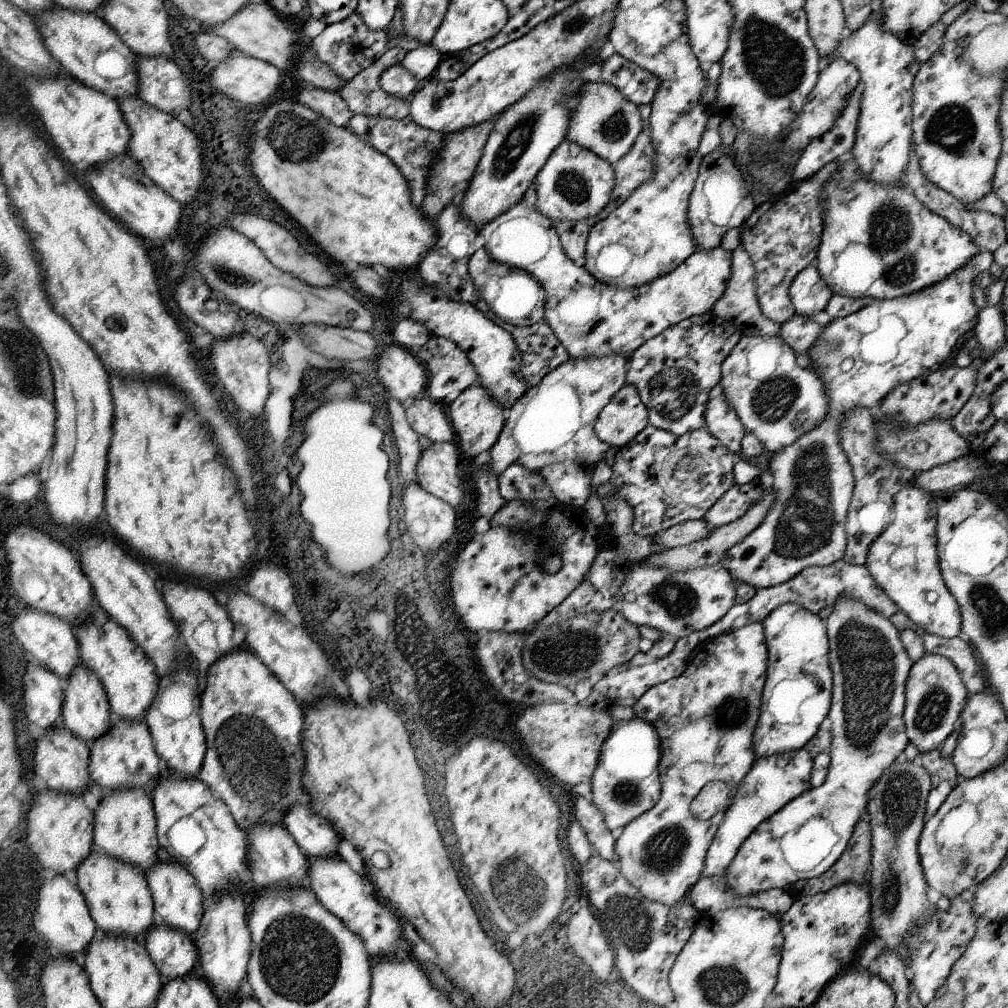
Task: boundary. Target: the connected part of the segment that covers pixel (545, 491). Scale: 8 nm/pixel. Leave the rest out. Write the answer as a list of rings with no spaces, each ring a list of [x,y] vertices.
[[[509,466],[501,476],[497,476],[499,494],[505,502],[535,502],[535,500],[547,500],[553,496],[551,488],[545,484],[545,478],[541,478],[535,472],[527,470],[525,466]]]

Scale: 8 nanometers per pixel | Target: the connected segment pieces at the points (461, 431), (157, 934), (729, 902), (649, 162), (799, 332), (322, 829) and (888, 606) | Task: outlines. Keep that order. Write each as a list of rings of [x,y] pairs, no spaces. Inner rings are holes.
[[[471,386],[465,392],[461,392],[461,396],[457,396],[457,400],[449,404],[447,416],[455,434],[455,444],[461,448],[463,456],[467,458],[475,458],[481,452],[487,454],[497,442],[497,438],[501,436],[507,418],[505,410],[499,404],[495,404],[493,398],[489,398],[487,390],[481,386]]]
[[[153,924],[153,928],[143,936],[143,944],[159,968],[163,984],[173,978],[187,976],[195,964],[195,948],[189,934],[181,930],[165,924]]]
[[[713,876],[713,878],[701,878],[693,892],[689,892],[687,902],[695,906],[699,912],[709,912],[711,916],[729,908],[755,908],[755,910],[765,910],[771,912],[775,918],[785,914],[793,898],[787,894],[787,890],[769,890],[769,892],[759,892],[755,896],[731,896],[725,876]]]
[[[641,132],[641,136],[637,136],[637,144],[633,144],[633,148],[617,164],[613,164],[613,170],[615,170],[615,188],[613,188],[613,198],[609,202],[609,206],[599,216],[593,216],[591,220],[579,220],[579,222],[553,220],[551,222],[551,226],[557,230],[557,236],[561,240],[561,246],[565,250],[565,256],[569,256],[569,260],[573,260],[573,264],[577,264],[577,266],[583,268],[583,264],[585,264],[585,244],[587,244],[587,238],[589,238],[591,228],[597,226],[597,222],[605,220],[609,214],[613,214],[621,204],[625,204],[625,200],[639,186],[643,186],[645,182],[651,182],[651,178],[655,178],[655,156],[657,156],[657,150],[655,150],[655,146],[651,142],[649,132]]]
[[[793,316],[791,320],[787,320],[779,332],[779,338],[797,354],[803,354],[809,358],[809,350],[813,348],[813,342],[817,342],[819,334],[821,334],[821,326],[817,326],[817,322],[813,322],[813,318],[797,318]]]
[[[295,802],[285,810],[283,828],[293,836],[295,844],[307,858],[337,856],[339,838],[323,818],[307,814],[307,804]]]
[[[839,560],[839,562],[831,564],[829,568],[805,568],[801,574],[797,574],[793,580],[789,580],[789,582],[785,582],[785,584],[779,584],[779,586],[775,586],[775,588],[763,588],[763,590],[759,590],[759,592],[757,592],[749,602],[745,602],[745,604],[737,604],[737,602],[735,602],[735,606],[733,606],[721,620],[717,620],[717,622],[713,624],[713,628],[705,628],[705,630],[701,630],[701,632],[693,632],[693,636],[687,636],[687,638],[681,640],[681,642],[675,640],[673,650],[671,650],[665,658],[661,658],[661,660],[655,660],[655,662],[645,664],[645,666],[635,666],[635,668],[631,666],[631,668],[625,668],[623,672],[607,674],[605,678],[593,680],[593,690],[591,690],[591,694],[587,696],[587,700],[583,700],[583,702],[579,702],[579,704],[585,706],[585,708],[597,708],[597,710],[599,710],[599,708],[601,708],[601,710],[607,710],[607,708],[611,708],[611,706],[615,706],[615,704],[619,704],[619,706],[631,706],[631,708],[633,708],[633,706],[639,702],[639,698],[641,698],[649,688],[653,688],[653,686],[657,686],[657,684],[663,684],[663,682],[667,682],[667,680],[675,680],[677,676],[681,676],[681,674],[685,672],[687,658],[689,658],[691,652],[695,652],[695,650],[693,650],[693,648],[695,648],[695,642],[691,642],[691,640],[717,638],[717,636],[721,636],[721,634],[727,634],[727,632],[731,632],[731,630],[739,630],[739,628],[749,626],[749,624],[761,624],[775,608],[779,608],[779,606],[783,606],[783,604],[799,604],[801,608],[809,610],[811,614],[817,614],[817,616],[825,622],[825,620],[829,618],[829,614],[831,614],[831,610],[833,610],[833,606],[835,606],[837,600],[859,600],[859,602],[863,602],[869,610],[873,610],[873,612],[881,614],[883,618],[887,618],[899,632],[901,632],[901,630],[913,630],[913,632],[923,640],[925,654],[945,656],[945,658],[949,658],[949,660],[955,664],[955,668],[959,670],[959,676],[961,676],[961,680],[963,680],[963,684],[965,684],[969,696],[975,696],[975,694],[981,694],[981,692],[989,690],[989,688],[987,688],[987,682],[985,682],[983,666],[981,666],[981,662],[977,660],[977,656],[975,656],[971,644],[969,644],[963,636],[945,640],[945,638],[931,636],[931,634],[923,632],[913,620],[909,620],[909,616],[907,616],[903,610],[899,610],[899,608],[893,604],[891,598],[887,598],[887,594],[883,592],[883,588],[879,588],[879,586],[873,582],[873,578],[871,578],[869,570],[865,568],[865,564],[863,564],[863,566],[853,566],[853,564],[847,564],[847,562]]]

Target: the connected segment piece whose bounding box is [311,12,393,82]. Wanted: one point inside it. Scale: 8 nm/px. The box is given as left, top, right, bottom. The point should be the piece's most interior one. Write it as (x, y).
(347, 47)

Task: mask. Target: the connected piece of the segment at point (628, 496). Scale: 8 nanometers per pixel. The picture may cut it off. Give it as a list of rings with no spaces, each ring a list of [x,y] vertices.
[[[645,426],[625,448],[607,448],[601,460],[611,468],[611,490],[633,508],[631,530],[639,538],[653,538],[671,526],[701,520],[733,488],[733,464],[739,456],[729,452],[705,426],[679,438],[655,426]]]

